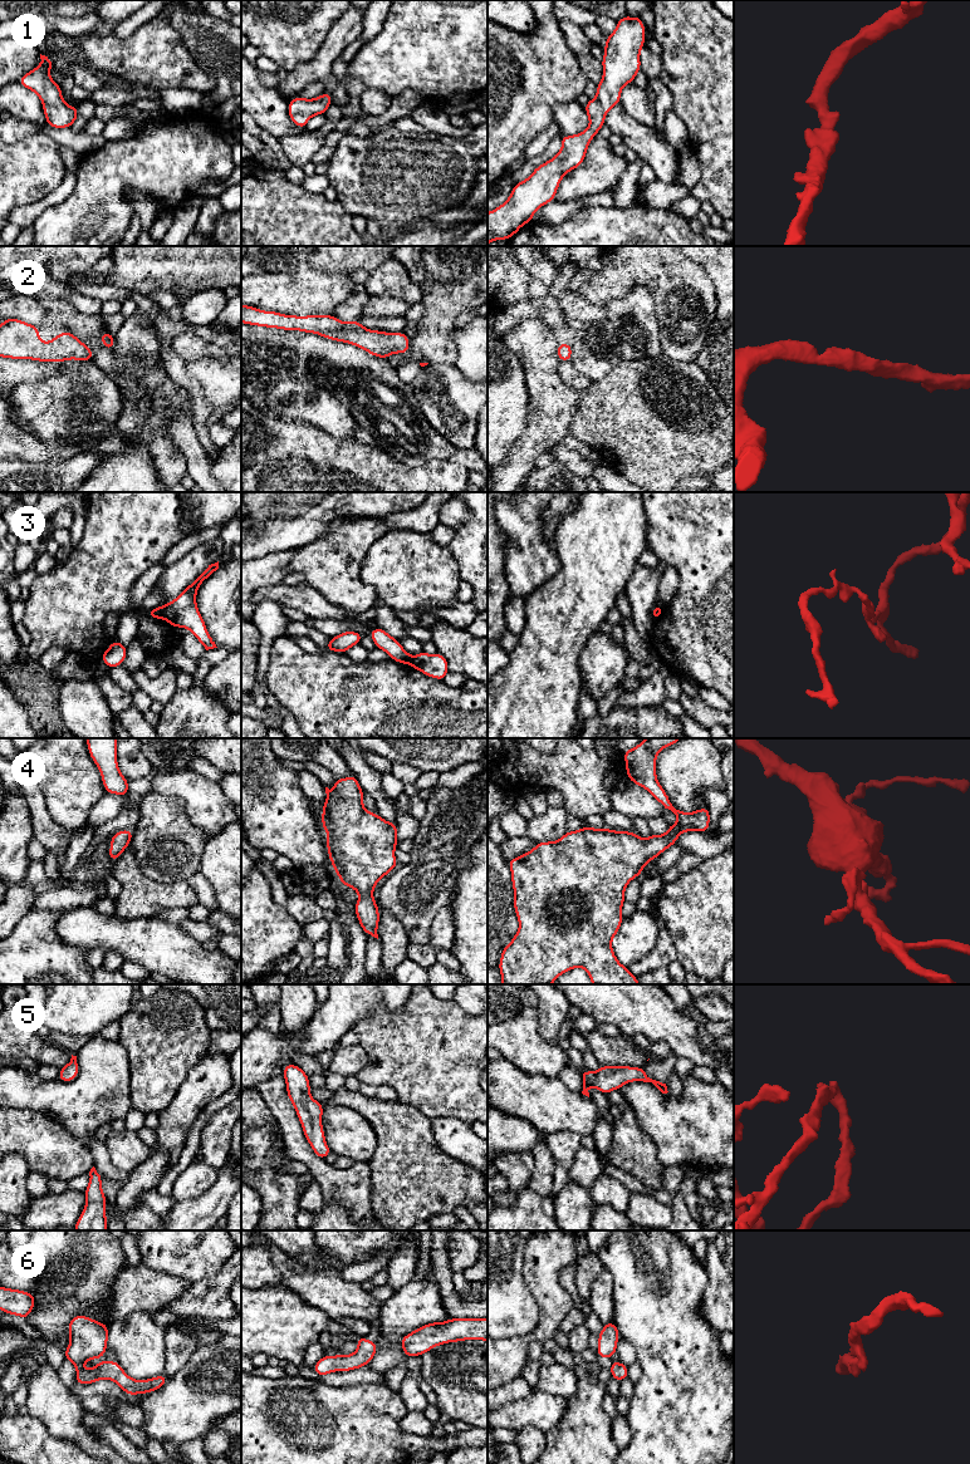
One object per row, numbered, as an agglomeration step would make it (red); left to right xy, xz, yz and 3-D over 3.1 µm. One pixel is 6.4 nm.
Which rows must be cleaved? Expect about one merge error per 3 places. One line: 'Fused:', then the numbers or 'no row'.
Fused: 3

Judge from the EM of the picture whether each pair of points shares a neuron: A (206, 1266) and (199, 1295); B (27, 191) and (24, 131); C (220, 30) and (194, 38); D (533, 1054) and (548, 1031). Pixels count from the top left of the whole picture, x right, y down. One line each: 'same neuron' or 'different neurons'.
A: different neurons
B: different neurons
C: same neuron
D: different neurons

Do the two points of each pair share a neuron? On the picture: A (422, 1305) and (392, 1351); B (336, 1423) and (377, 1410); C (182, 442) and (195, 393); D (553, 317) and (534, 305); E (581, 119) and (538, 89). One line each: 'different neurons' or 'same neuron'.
A: same neuron
B: same neuron
C: different neurons
D: same neuron
E: different neurons

